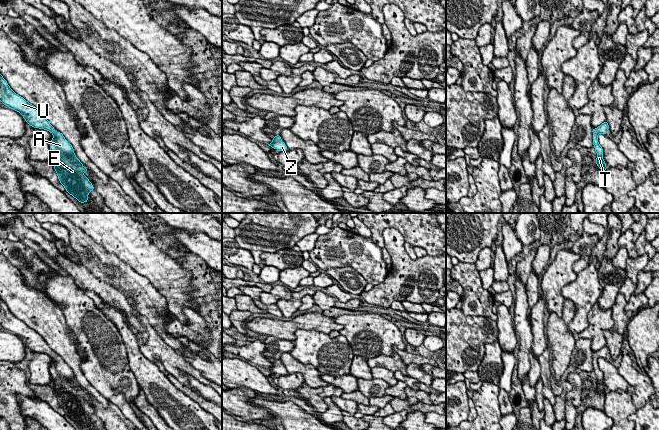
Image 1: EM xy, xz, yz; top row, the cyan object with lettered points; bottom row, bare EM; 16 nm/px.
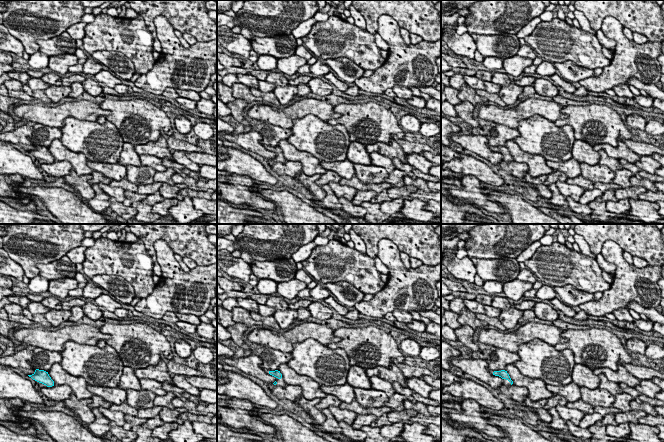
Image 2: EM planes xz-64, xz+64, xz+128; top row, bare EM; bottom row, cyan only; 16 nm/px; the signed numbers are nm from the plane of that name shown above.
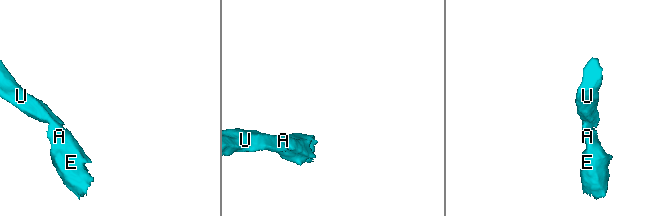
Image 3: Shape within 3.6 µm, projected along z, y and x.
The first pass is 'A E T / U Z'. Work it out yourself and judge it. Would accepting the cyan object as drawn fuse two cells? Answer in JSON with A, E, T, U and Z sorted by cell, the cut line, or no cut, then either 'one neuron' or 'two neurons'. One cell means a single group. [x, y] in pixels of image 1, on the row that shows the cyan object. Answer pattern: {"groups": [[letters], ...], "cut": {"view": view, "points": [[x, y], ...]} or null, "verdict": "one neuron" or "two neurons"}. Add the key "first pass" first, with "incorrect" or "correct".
{"first pass": "incorrect", "groups": [["A", "E", "T", "U", "Z"]], "cut": null, "verdict": "one neuron"}

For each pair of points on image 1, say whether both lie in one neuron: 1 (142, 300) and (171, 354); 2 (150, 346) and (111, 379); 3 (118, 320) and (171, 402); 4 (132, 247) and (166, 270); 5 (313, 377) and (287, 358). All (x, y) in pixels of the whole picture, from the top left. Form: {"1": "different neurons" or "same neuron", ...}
{"1": "different neurons", "2": "different neurons", "3": "same neuron", "4": "same neuron", "5": "same neuron"}

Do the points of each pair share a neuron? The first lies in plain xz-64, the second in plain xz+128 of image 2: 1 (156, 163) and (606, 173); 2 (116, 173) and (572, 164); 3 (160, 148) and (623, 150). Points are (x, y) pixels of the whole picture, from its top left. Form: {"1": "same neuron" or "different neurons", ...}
{"1": "different neurons", "2": "same neuron", "3": "same neuron"}

